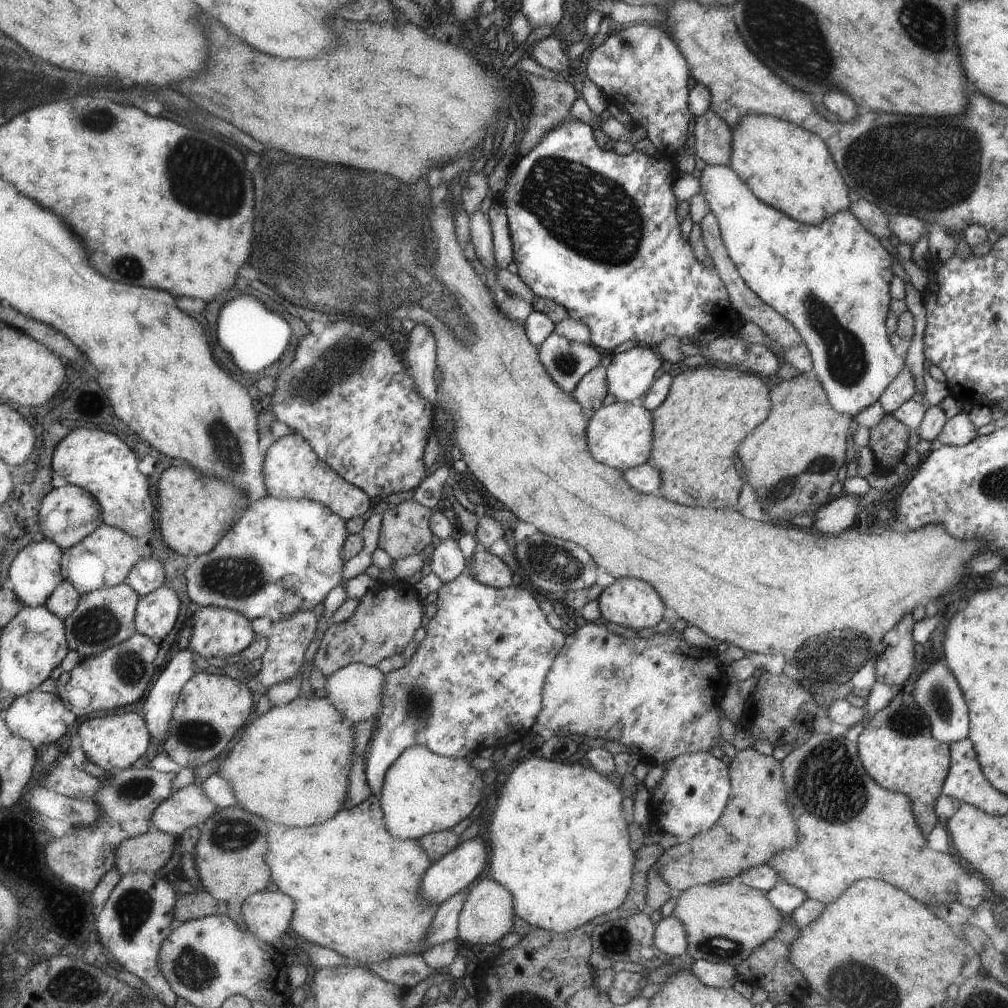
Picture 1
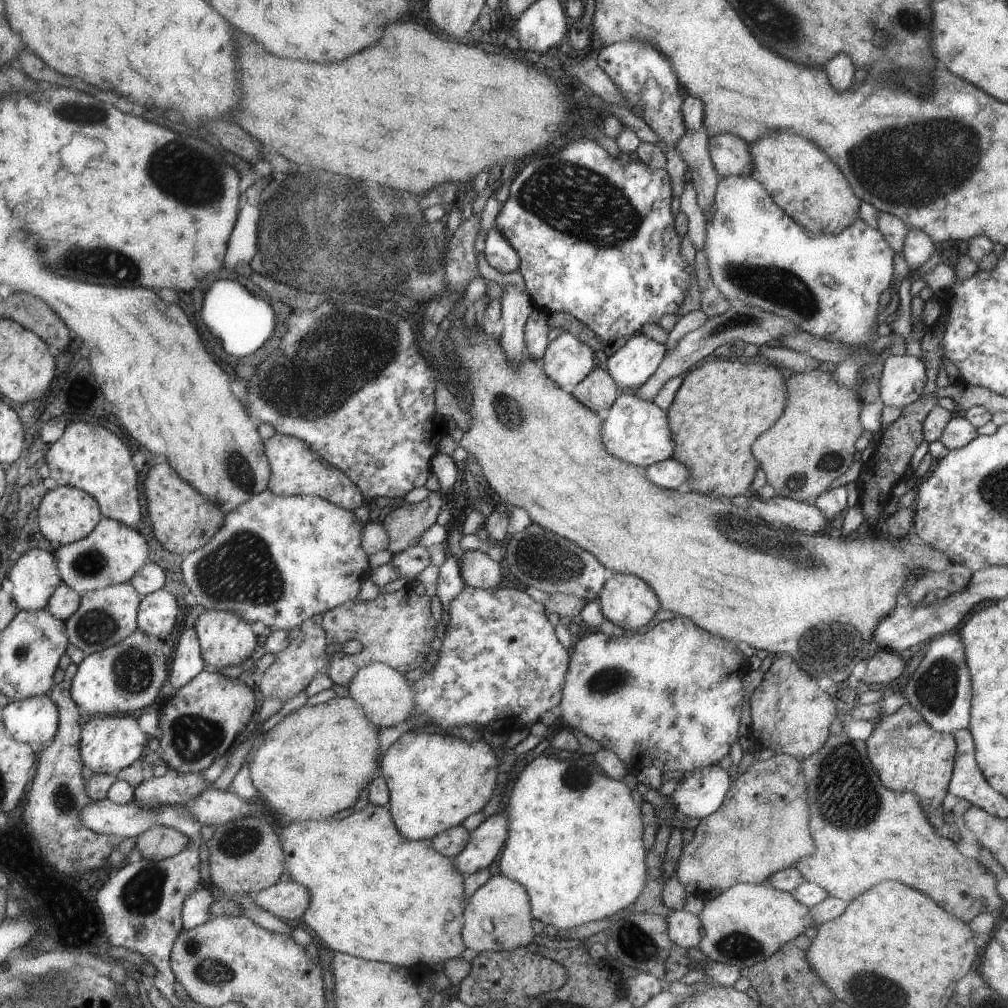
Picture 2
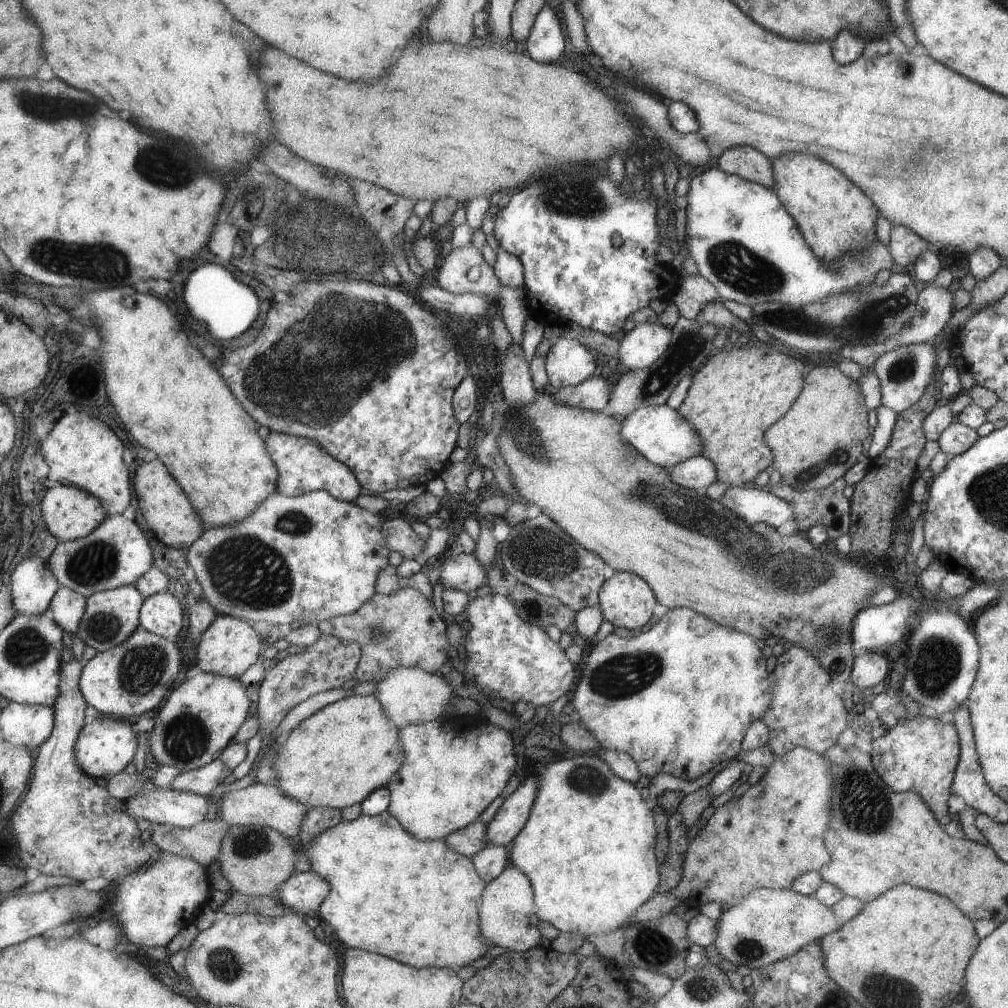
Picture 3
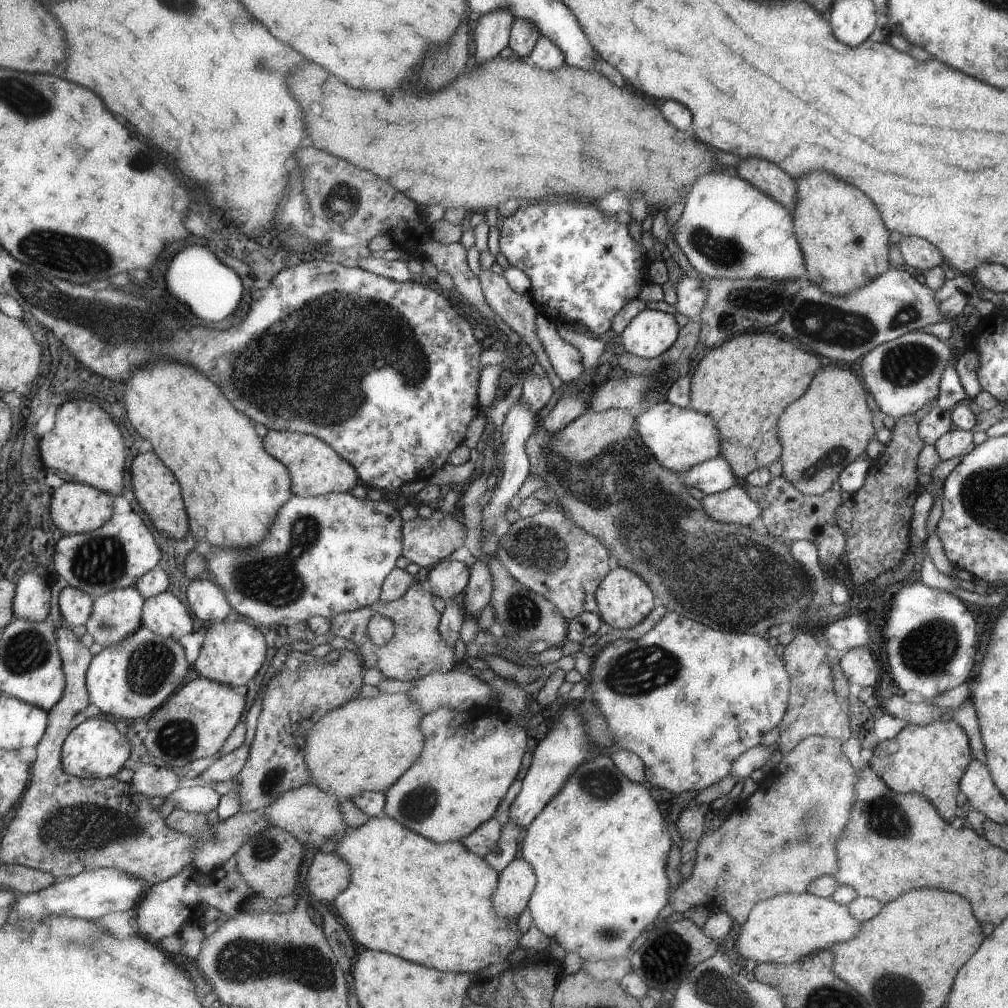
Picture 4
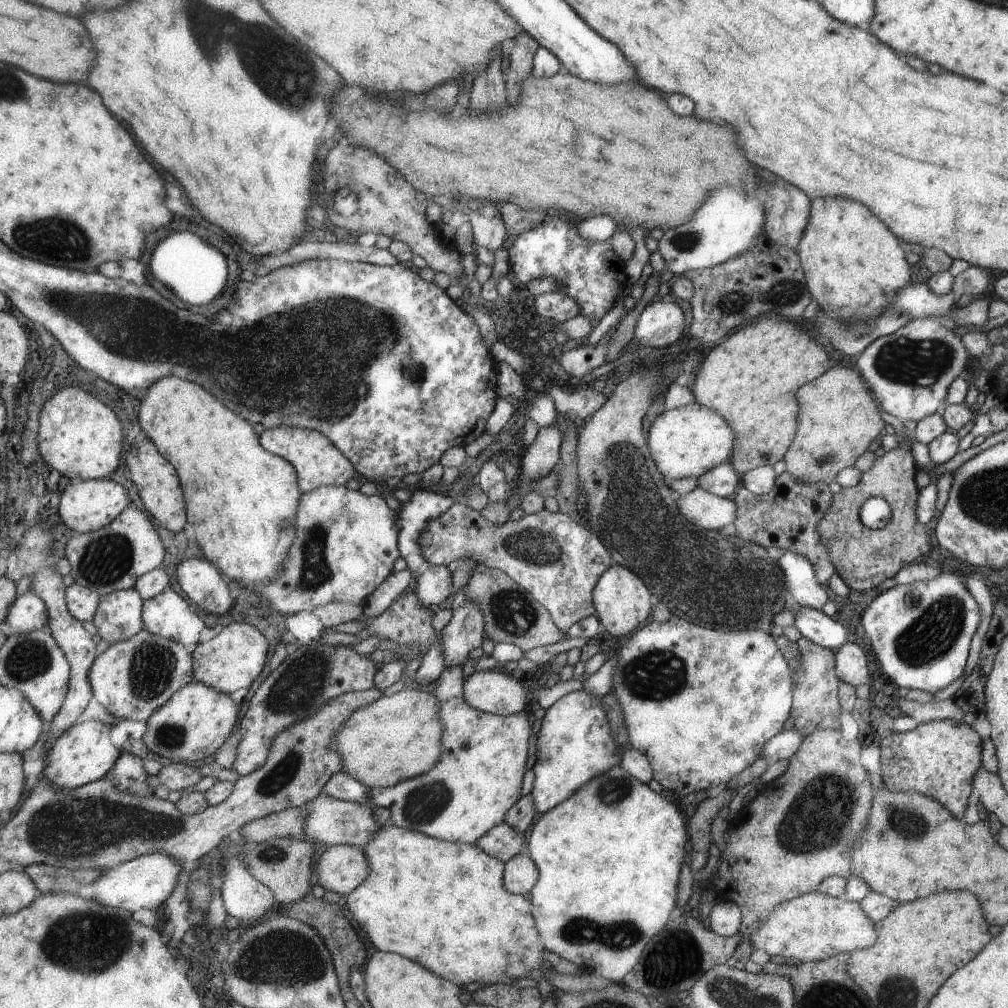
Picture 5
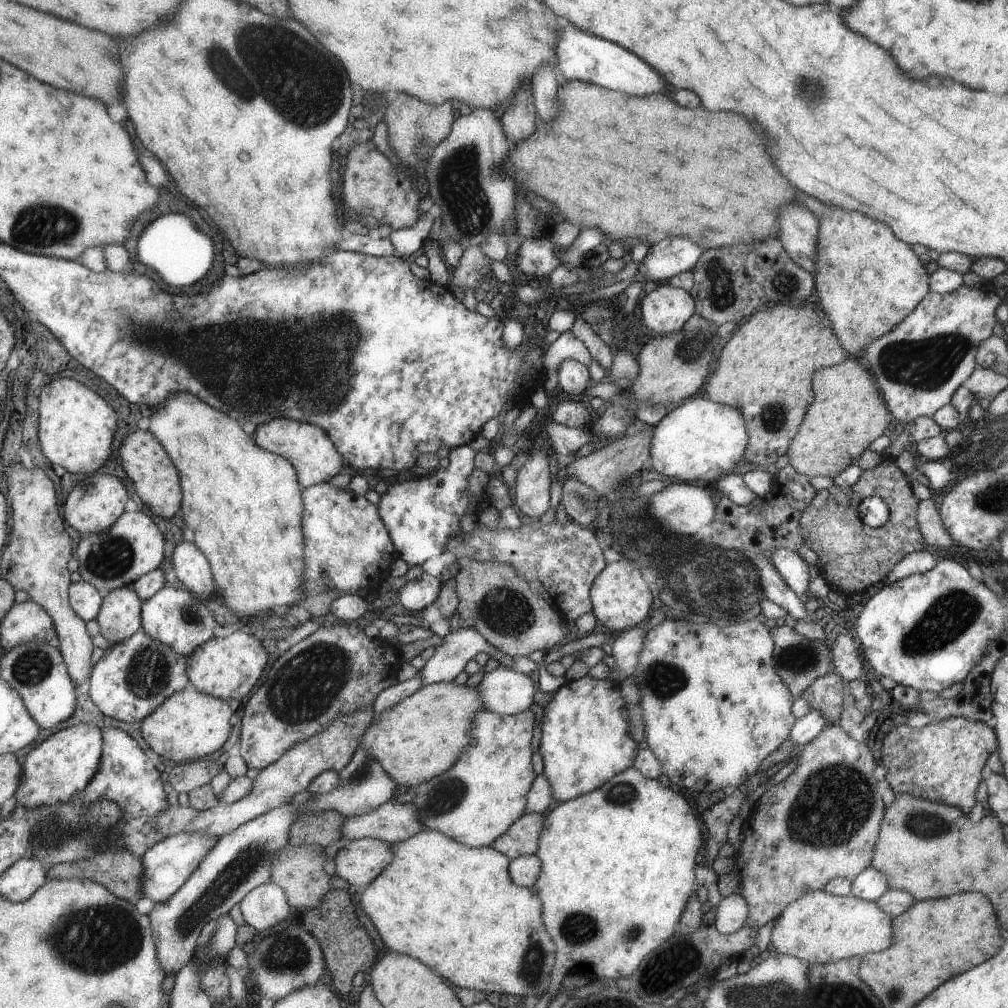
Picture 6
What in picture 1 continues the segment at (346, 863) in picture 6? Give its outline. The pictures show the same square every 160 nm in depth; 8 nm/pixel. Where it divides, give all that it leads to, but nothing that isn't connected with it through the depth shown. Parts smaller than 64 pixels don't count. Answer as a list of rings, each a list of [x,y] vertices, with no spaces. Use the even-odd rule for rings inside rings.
[[[265,889],[249,895],[242,902],[239,914],[233,918],[262,941],[284,953],[279,938],[285,934],[294,910],[292,897],[278,890],[272,892]]]

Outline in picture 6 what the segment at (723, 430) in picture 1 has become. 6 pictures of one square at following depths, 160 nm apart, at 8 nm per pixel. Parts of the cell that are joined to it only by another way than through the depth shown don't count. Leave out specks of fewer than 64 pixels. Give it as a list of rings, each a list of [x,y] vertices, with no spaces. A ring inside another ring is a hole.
[[[813,297],[807,304],[776,304],[757,309],[746,320],[740,322],[718,350],[713,375],[705,386],[708,400],[717,404],[737,408],[743,414],[748,430],[748,447],[741,460],[751,467],[768,467],[786,455],[792,440],[804,421],[808,408],[812,405],[812,376],[823,368],[837,365],[845,357],[839,346],[832,325],[825,314],[817,308]]]

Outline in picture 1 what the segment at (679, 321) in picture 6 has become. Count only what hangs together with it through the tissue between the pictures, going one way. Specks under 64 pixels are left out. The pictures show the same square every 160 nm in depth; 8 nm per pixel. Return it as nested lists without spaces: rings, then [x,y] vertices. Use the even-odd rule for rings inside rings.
[[[641,344],[629,348],[629,350],[620,350],[612,356],[606,370],[607,393],[613,394],[616,401],[636,402],[637,398],[652,386],[655,379],[655,371],[661,366],[659,358],[649,350],[649,347],[643,347]]]

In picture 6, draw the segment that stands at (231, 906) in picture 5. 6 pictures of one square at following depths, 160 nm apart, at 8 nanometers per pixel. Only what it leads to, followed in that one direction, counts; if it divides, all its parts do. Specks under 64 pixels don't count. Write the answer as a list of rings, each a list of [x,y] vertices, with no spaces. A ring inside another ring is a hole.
[[[264,883],[248,893],[239,903],[245,924],[261,932],[283,922],[292,909],[285,900],[283,890],[271,883]]]

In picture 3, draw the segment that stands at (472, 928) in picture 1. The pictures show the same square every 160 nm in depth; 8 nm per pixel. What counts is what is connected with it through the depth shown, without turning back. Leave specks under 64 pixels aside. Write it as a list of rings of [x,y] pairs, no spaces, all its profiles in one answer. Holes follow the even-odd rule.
[[[507,866],[494,880],[487,882],[480,896],[479,922],[480,934],[488,945],[513,952],[526,952],[538,947],[541,935],[537,930],[537,921],[535,892],[531,882],[519,869]]]

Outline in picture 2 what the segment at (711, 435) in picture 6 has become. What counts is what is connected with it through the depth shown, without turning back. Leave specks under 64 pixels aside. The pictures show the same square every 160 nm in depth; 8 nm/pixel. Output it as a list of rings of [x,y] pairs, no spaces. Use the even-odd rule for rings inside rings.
[[[620,394],[602,414],[601,440],[613,456],[626,463],[646,467],[669,459],[676,450],[672,432],[668,427],[668,413],[651,401],[644,401],[634,394]]]

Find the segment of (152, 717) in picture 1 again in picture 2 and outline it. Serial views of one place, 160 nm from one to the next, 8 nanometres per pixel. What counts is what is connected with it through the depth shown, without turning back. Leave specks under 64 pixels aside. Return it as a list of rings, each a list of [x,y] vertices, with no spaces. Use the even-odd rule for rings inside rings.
[[[195,626],[189,627],[178,642],[176,655],[170,666],[170,677],[162,688],[162,697],[173,697],[180,688],[205,670],[205,663],[197,629]]]

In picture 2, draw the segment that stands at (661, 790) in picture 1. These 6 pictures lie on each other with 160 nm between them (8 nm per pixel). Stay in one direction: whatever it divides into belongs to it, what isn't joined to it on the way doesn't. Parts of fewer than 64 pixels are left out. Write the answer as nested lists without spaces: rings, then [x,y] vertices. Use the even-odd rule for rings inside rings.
[[[717,765],[702,766],[684,775],[679,788],[668,797],[675,805],[677,815],[689,819],[701,820],[716,811],[732,784],[727,771]]]

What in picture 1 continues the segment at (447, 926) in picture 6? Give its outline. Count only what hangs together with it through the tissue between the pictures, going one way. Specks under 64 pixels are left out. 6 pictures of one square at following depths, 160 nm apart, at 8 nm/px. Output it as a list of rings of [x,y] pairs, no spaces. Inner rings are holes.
[[[369,795],[354,807],[341,808],[321,824],[288,828],[273,824],[268,832],[268,854],[264,860],[271,869],[270,881],[279,892],[295,901],[289,923],[295,934],[346,959],[367,964],[401,955],[417,955],[425,948],[425,935],[438,906],[422,899],[420,882],[433,860],[421,848],[418,839],[398,839],[388,831],[377,795]]]

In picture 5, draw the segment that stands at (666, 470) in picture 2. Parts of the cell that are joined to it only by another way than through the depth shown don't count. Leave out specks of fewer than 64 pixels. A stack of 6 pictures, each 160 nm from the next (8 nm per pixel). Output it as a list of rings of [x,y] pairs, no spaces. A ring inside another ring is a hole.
[[[718,464],[704,475],[697,477],[697,487],[717,495],[731,498],[741,485],[740,475],[727,464]]]

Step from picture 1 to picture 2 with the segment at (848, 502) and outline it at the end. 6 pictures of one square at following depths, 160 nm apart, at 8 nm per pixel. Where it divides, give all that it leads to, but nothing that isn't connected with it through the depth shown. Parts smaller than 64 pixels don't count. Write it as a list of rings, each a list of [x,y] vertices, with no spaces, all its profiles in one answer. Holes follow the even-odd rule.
[[[753,494],[746,495],[749,509],[755,511],[763,520],[781,524],[802,533],[821,532],[829,525],[817,507],[805,501],[796,501],[777,494],[762,499]]]

